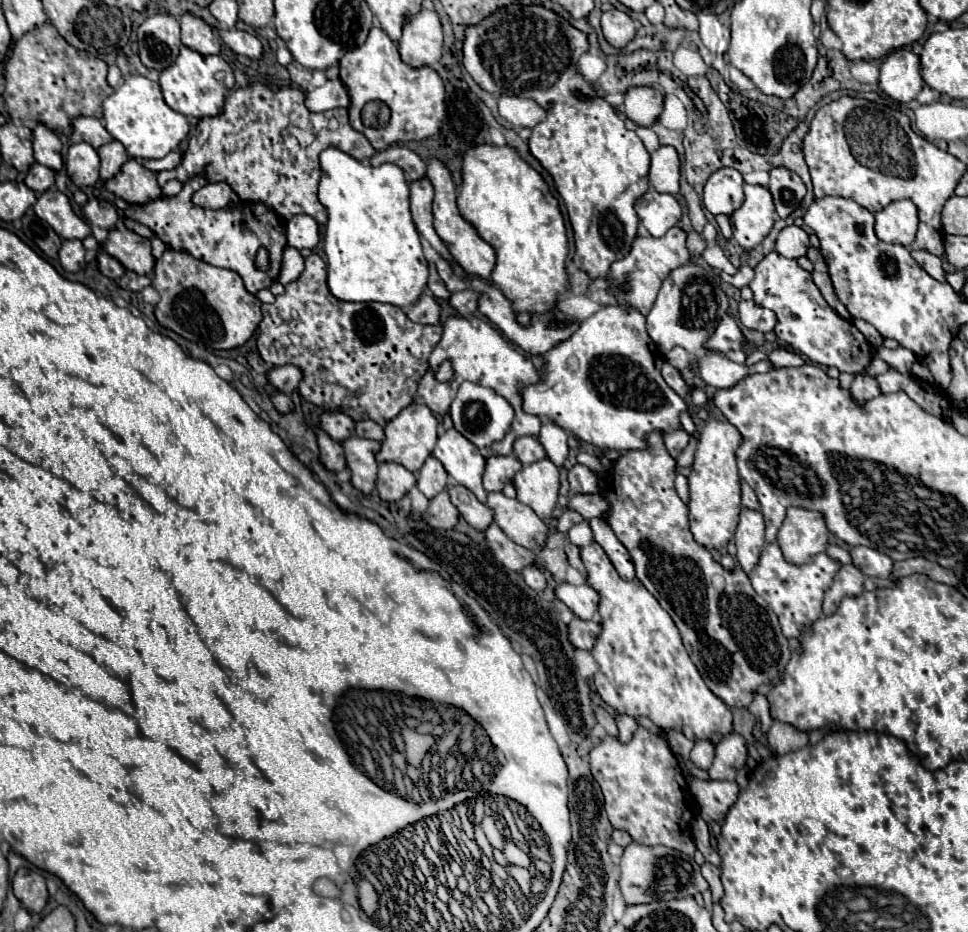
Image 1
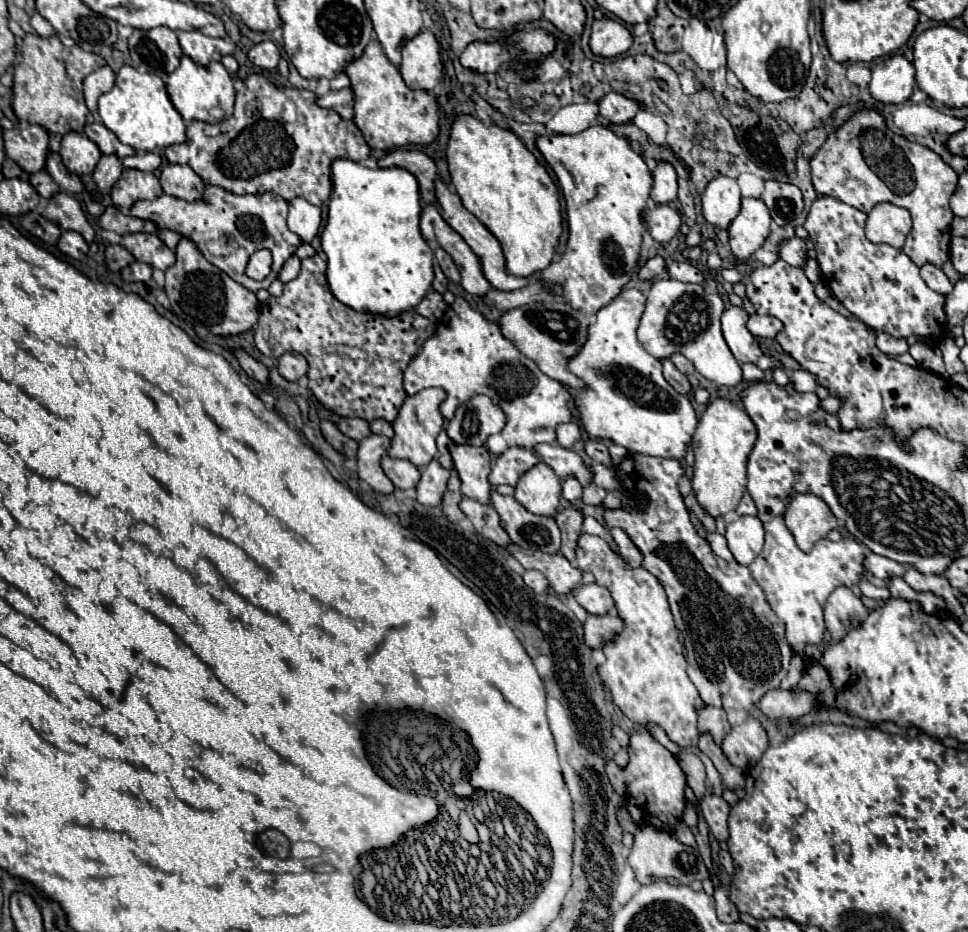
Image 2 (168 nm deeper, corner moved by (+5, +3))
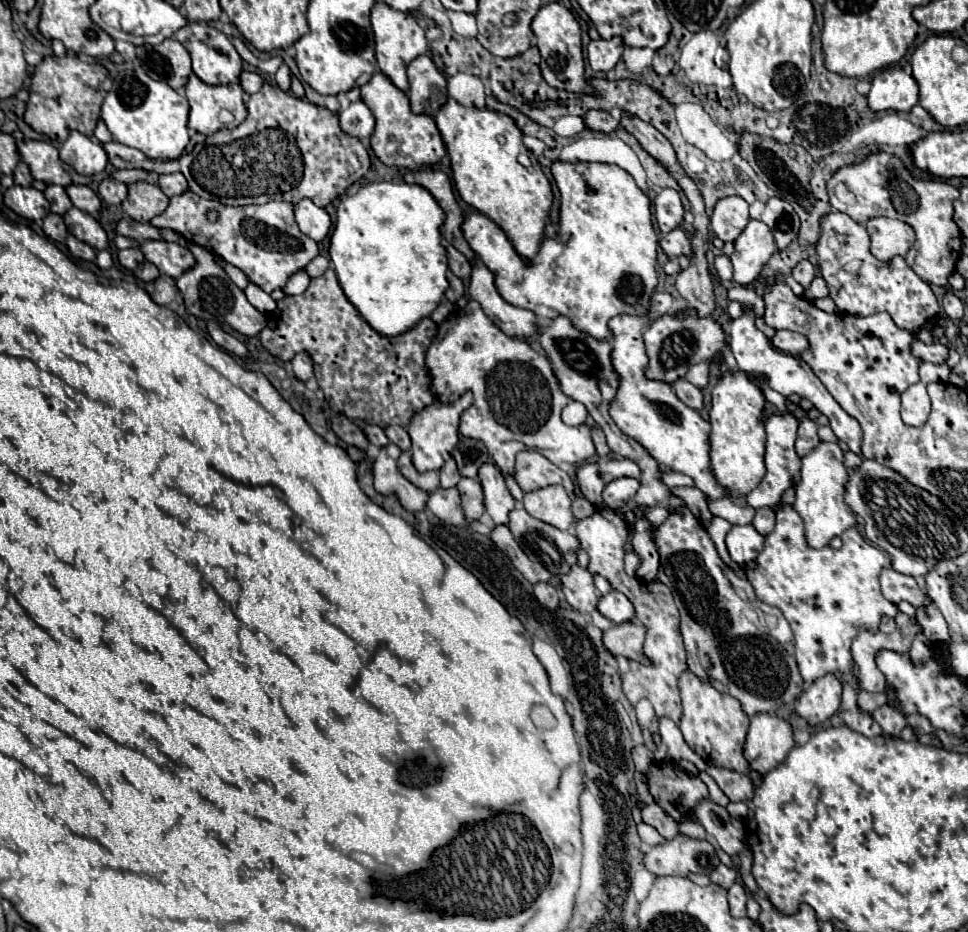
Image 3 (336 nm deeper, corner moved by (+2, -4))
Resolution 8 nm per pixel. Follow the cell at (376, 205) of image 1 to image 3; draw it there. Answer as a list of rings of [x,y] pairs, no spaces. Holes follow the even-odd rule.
[[[373,182],[359,188],[355,194],[341,198],[337,206],[337,224],[331,234],[329,256],[335,264],[345,296],[381,336],[393,338],[411,330],[439,306],[449,286],[447,250],[441,244],[443,222],[445,212],[437,200],[427,190],[421,190],[421,186],[409,186],[405,182]]]

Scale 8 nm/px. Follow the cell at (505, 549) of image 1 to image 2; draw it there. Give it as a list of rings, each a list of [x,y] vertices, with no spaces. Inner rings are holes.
[[[508,543],[506,545],[506,551],[510,557],[514,557],[516,561],[520,561],[520,565],[524,569],[536,569],[540,571],[550,587],[558,593],[570,593],[574,587],[578,587],[582,581],[582,571],[572,567],[572,563],[560,555],[560,553],[554,553],[554,555],[548,555],[548,553],[542,553],[542,551],[532,551],[532,549],[524,549],[516,543]]]

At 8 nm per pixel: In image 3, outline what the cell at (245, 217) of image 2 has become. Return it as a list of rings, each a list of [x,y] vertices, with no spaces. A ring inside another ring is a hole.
[[[183,192],[179,196],[173,196],[167,210],[155,216],[151,224],[157,228],[171,228],[185,240],[203,246],[211,254],[221,256],[225,262],[243,270],[253,284],[271,294],[273,290],[283,288],[291,274],[305,270],[305,266],[315,256],[319,256],[317,242],[299,230],[293,208],[295,206],[289,202],[273,200],[261,206],[231,208],[223,206],[217,200],[205,200],[193,192]],[[209,210],[215,210],[219,214],[215,222],[207,218]]]

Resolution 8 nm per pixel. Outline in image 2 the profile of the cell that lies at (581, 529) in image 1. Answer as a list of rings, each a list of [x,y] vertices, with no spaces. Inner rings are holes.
[[[584,517],[584,523],[582,523],[582,533],[592,533],[592,535],[600,535],[604,539],[610,541],[610,535],[608,535],[608,529],[604,525],[600,525],[594,517]]]

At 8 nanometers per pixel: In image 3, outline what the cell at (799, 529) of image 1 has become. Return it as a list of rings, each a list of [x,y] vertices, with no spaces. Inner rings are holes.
[[[821,442],[807,456],[801,458],[801,480],[797,484],[797,500],[793,508],[805,522],[805,538],[809,546],[823,548],[831,538],[841,536],[843,530],[857,524],[857,516],[845,504],[845,486],[849,482],[847,468],[843,464],[843,450],[837,442]]]

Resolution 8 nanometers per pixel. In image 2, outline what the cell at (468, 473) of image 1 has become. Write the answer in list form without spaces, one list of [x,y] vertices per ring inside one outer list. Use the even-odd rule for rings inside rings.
[[[450,441],[448,451],[454,463],[454,471],[460,477],[462,493],[480,503],[490,503],[490,453],[486,451],[486,447],[456,445],[454,441]]]

